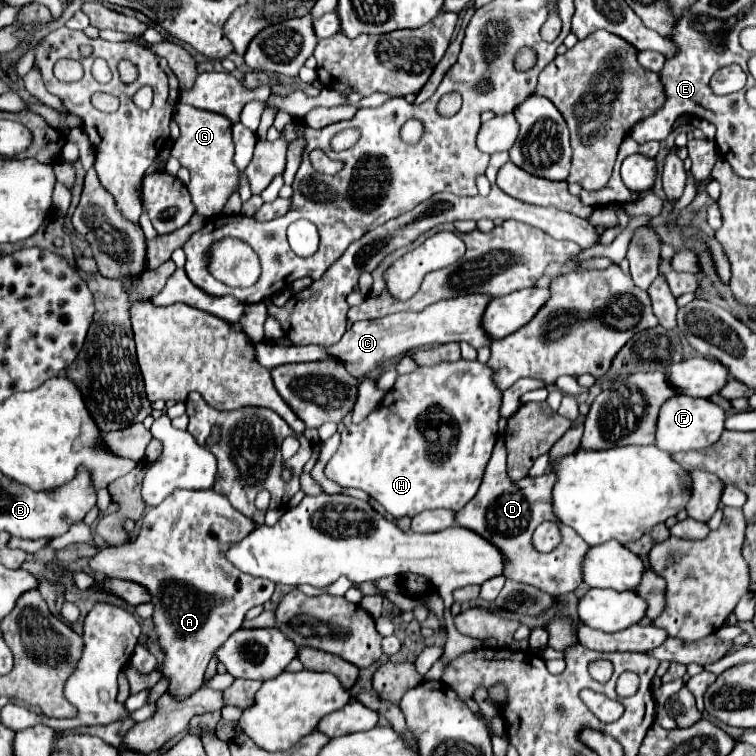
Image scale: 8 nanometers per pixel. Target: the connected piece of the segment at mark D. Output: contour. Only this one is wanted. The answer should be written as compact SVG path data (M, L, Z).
M499 437L493 457L485 469L485 479L477 495L461 511L455 513L455 525L475 531L501 551L501 555L505 557L505 573L503 573L505 577L515 579L519 583L529 583L545 593L561 597L565 593L575 591L583 583L581 559L585 557L589 545L571 527L563 527L563 541L551 553L533 551L531 535L535 527L541 525L543 521L553 521L551 491L553 491L553 473L537 479L525 477L517 483L507 477L505 445L503 439Z

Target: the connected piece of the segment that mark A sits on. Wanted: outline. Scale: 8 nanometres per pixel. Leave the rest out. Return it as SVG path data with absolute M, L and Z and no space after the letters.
M175 489L163 503L159 503L157 507L151 507L145 513L141 531L135 541L127 541L115 547L111 545L89 561L91 569L97 573L141 583L149 591L151 603L155 607L153 625L157 631L157 643L165 655L163 663L157 665L157 671L161 673L161 677L169 679L167 693L175 701L185 701L187 697L191 697L195 691L201 689L203 675L213 651L221 647L221 643L225 643L225 639L243 625L245 613L251 607L267 603L273 595L275 585L269 583L269 579L247 575L239 571L233 563L229 563L225 557L227 549L233 543L239 543L241 539L245 539L255 527L257 525L253 519L241 515L229 503L229 499L225 499L225 495L219 495L213 489L205 489L205 491Z

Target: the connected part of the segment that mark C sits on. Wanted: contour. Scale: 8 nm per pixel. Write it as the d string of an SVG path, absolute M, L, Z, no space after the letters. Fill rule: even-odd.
M463 295L457 299L447 299L441 303L433 303L425 307L419 313L395 313L383 319L375 321L357 321L351 325L351 329L345 331L343 339L335 347L283 347L275 341L265 341L255 345L257 361L273 369L283 363L300 363L314 361L337 361L343 363L343 367L357 379L365 377L367 373L375 371L383 361L401 357L409 353L411 349L425 347L425 345L443 345L449 341L467 341L471 347L479 349L483 345L489 345L489 337L485 337L485 331L481 329L481 315L485 311L485 303L489 303L487 295Z

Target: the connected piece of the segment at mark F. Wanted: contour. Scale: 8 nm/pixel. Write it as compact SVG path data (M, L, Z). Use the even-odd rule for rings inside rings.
M675 393L659 409L655 445L665 453L705 449L705 447L711 447L713 441L721 437L721 433L725 429L723 423L725 423L725 411L719 405L709 403L707 399L689 397L685 393Z

